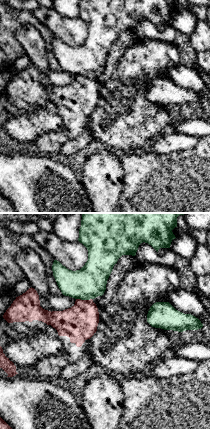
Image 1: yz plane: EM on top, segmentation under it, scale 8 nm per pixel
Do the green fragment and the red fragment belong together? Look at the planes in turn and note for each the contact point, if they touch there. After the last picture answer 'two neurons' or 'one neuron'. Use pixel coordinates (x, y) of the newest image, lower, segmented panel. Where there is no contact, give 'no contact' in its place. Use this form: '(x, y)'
(84, 299)

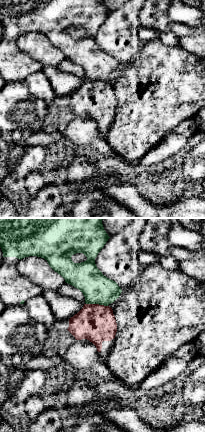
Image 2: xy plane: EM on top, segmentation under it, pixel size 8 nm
(97, 303)

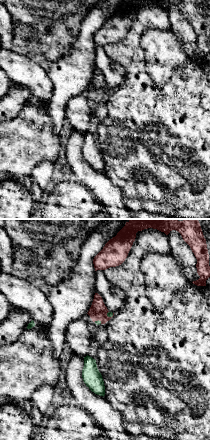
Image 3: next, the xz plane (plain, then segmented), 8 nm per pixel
(110, 316)

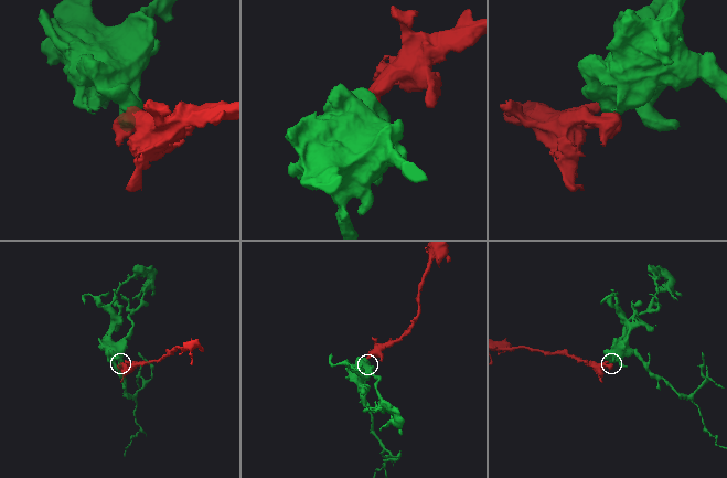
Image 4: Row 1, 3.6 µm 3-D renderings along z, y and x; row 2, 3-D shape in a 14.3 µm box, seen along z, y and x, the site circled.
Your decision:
two neurons

